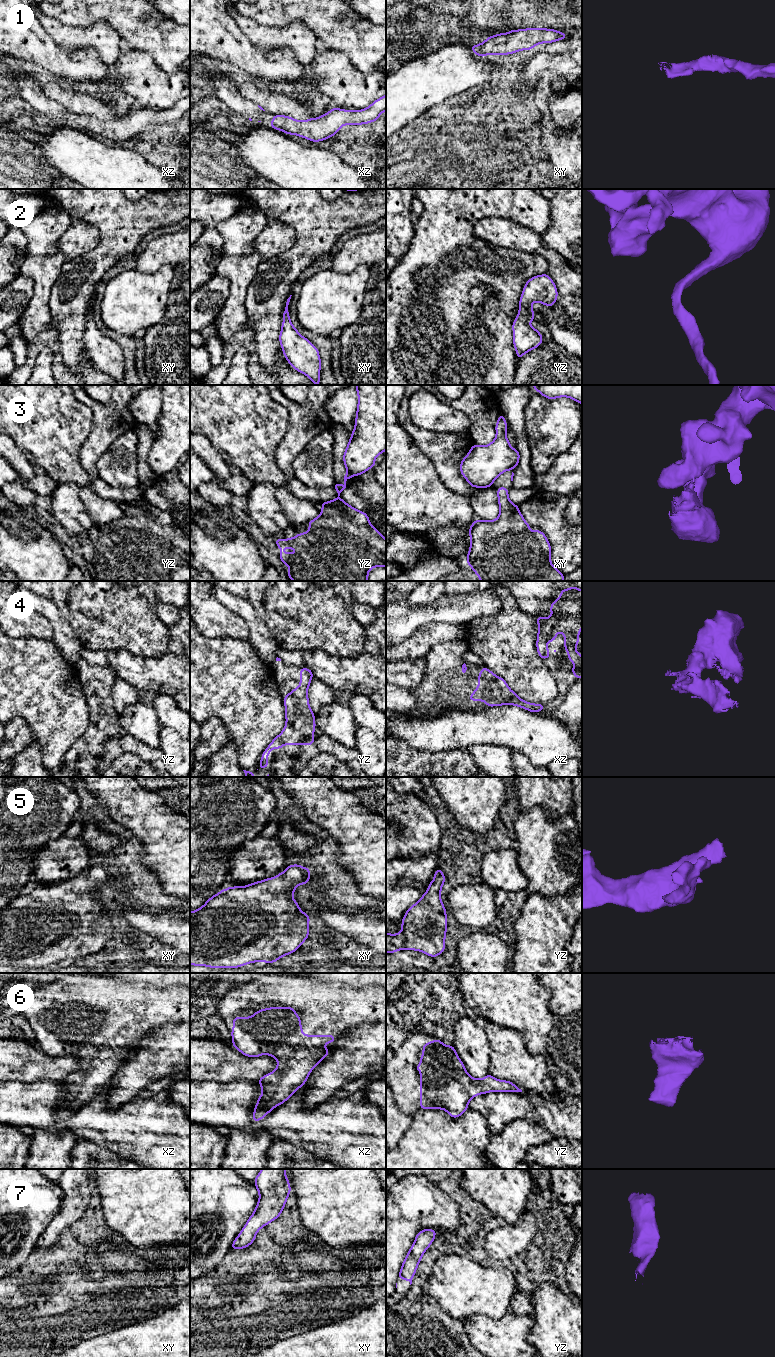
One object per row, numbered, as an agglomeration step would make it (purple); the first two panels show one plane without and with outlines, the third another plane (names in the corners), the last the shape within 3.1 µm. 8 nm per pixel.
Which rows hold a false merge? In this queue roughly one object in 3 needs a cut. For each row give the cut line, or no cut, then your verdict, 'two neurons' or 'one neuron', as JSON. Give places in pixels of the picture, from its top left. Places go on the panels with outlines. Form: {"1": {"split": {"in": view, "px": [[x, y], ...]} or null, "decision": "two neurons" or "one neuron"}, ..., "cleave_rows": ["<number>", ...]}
{"1": {"split": null, "decision": "one neuron"}, "2": {"split": null, "decision": "one neuron"}, "3": {"split": {"in": "yz", "px": [[347, 470], [352, 476]]}, "decision": "two neurons"}, "4": {"split": null, "decision": "one neuron"}, "5": {"split": null, "decision": "one neuron"}, "6": {"split": null, "decision": "one neuron"}, "7": {"split": null, "decision": "one neuron"}, "cleave_rows": ["3"]}

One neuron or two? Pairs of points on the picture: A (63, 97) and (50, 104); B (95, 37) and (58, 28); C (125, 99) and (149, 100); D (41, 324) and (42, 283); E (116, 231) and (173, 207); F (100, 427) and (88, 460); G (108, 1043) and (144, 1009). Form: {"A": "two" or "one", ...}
{"A": "two", "B": "one", "C": "two", "D": "one", "E": "one", "F": "one", "G": "one"}

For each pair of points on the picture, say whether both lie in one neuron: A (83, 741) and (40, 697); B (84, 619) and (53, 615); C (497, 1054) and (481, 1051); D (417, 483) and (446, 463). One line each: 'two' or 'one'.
A: two
B: two
C: two
D: two

